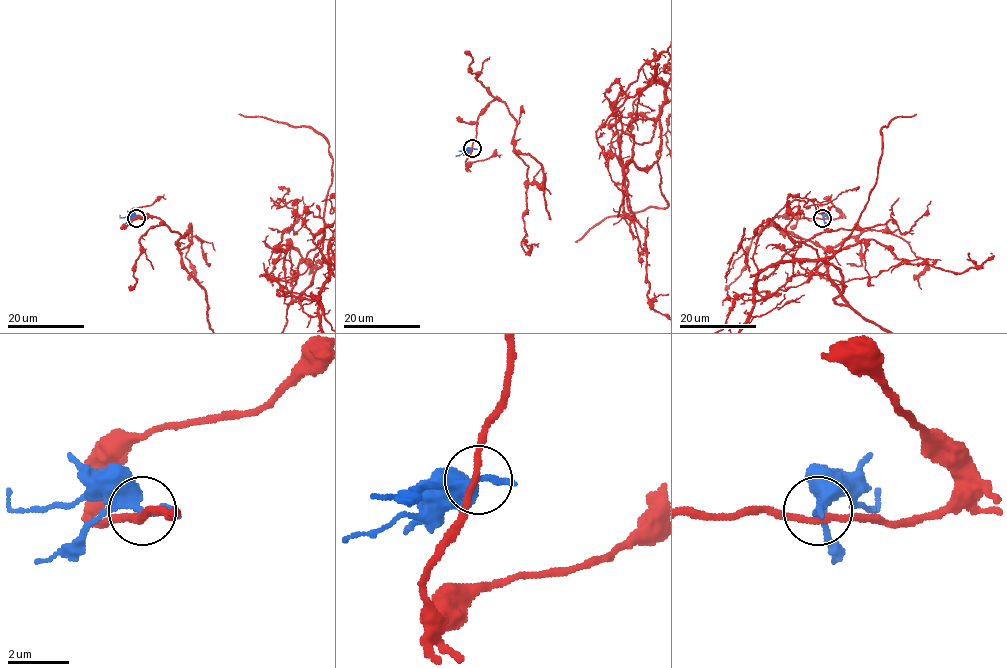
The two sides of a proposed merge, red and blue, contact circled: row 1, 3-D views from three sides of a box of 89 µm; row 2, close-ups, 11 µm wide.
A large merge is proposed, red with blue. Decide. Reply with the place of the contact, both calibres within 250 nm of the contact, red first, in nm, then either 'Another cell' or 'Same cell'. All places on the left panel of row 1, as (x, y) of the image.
Place: (136, 218). Thickness 200 nm (red) against 500 nm. Another cell

